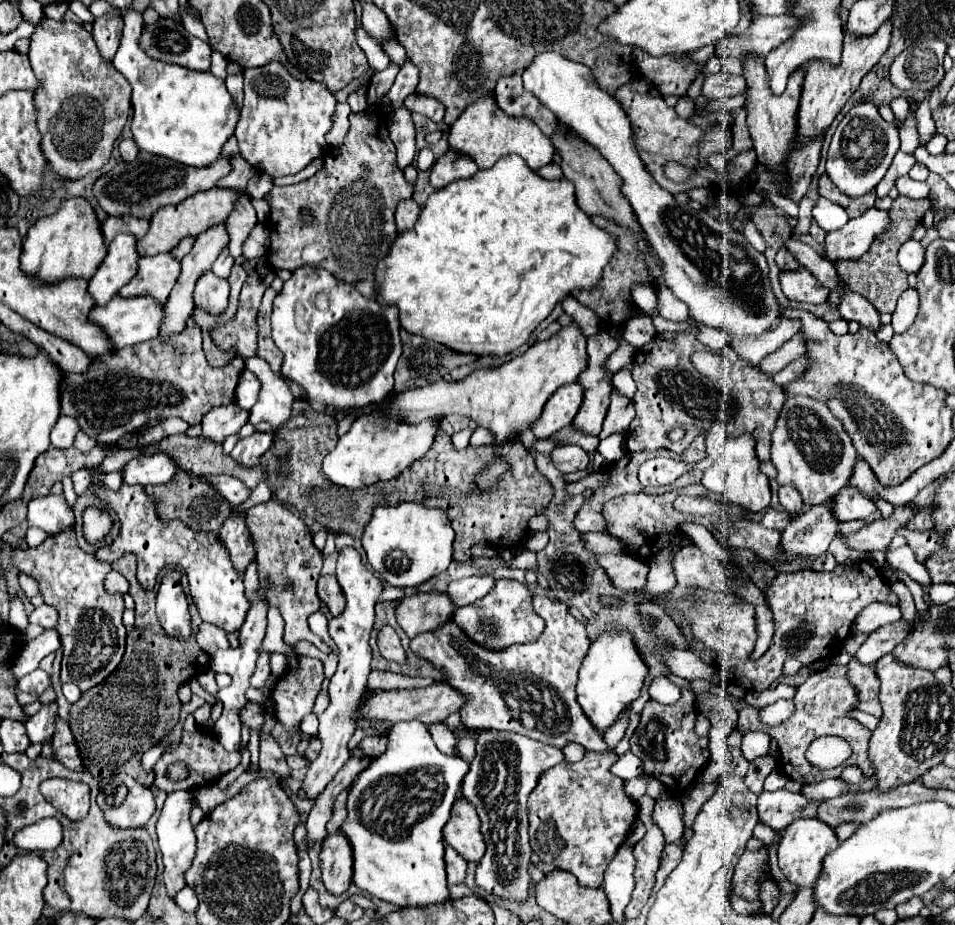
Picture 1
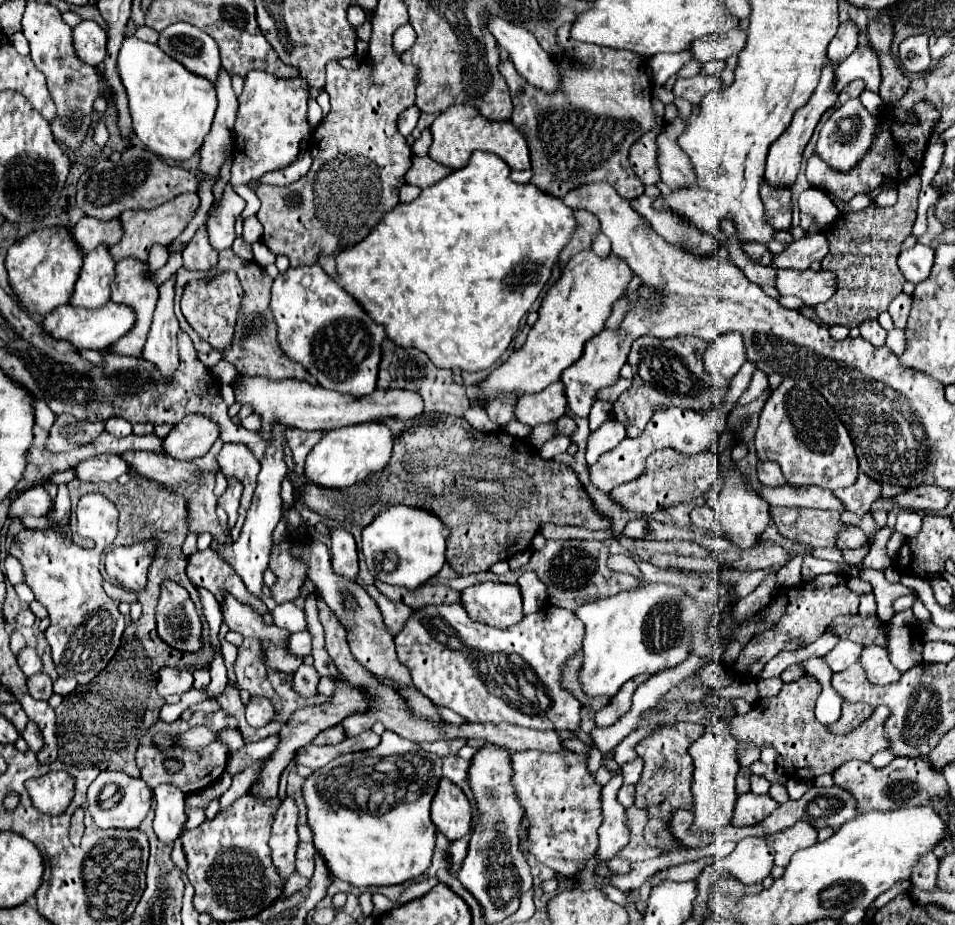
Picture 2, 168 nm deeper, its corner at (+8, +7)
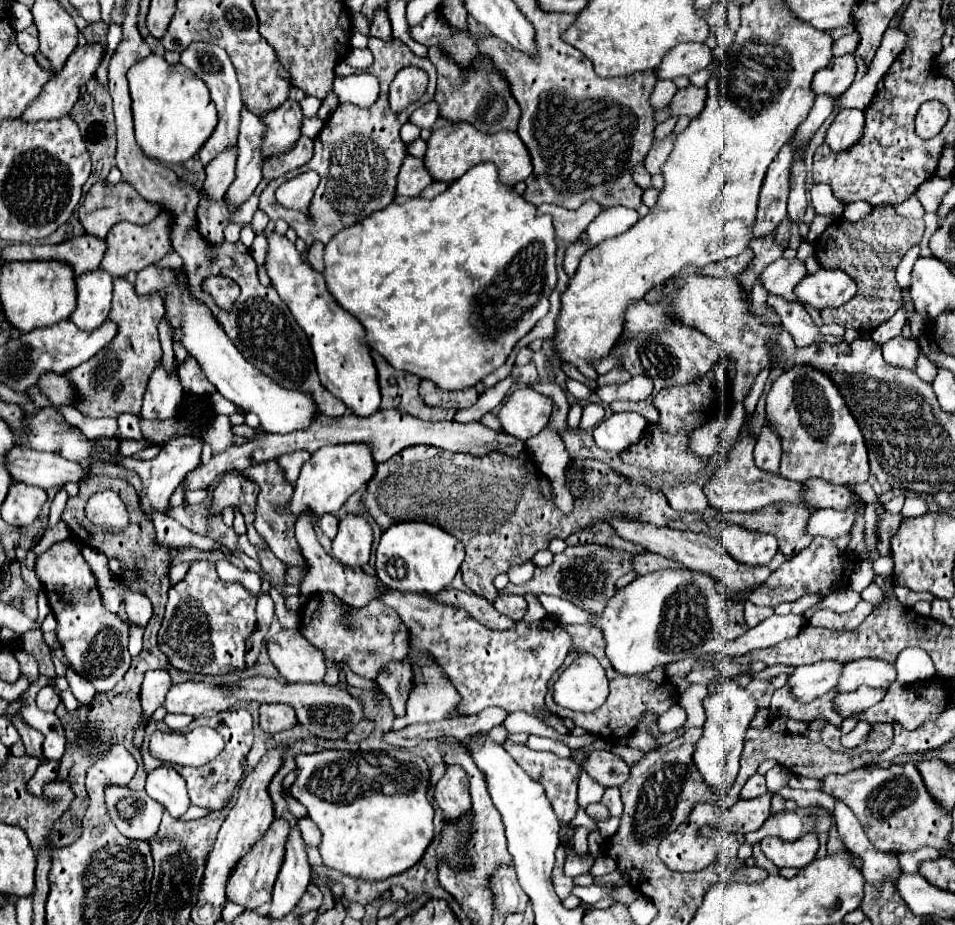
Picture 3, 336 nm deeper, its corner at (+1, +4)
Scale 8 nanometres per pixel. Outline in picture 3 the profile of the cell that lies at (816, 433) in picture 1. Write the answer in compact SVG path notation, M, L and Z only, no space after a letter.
M793 366L785 370L767 392L767 414L783 444L781 476L795 482L807 478L823 478L831 484L867 482L867 444L845 398L825 372L813 366Z

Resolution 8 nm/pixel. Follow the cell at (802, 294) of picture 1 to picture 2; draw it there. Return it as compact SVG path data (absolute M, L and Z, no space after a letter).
M778 269L776 271L776 289L780 295L794 295L806 305L814 307L828 301L836 291L834 273L826 271L796 271L796 269Z

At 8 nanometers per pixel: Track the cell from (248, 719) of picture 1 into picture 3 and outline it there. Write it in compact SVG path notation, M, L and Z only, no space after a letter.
M261 704L259 708L259 724L265 732L281 732L289 730L297 724L295 710L287 704Z

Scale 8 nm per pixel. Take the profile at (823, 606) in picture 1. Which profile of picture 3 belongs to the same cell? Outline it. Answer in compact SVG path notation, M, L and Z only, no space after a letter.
M859 602L851 612L845 614L837 614L831 610L819 610L809 618L811 626L823 626L829 630L853 630L857 628L871 612L871 604L867 602Z

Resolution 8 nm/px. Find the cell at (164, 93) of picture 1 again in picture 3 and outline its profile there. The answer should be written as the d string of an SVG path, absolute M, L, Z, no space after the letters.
M149 54L127 72L135 138L139 148L153 160L181 164L195 156L217 126L217 110L205 82L183 64L167 64L163 56Z

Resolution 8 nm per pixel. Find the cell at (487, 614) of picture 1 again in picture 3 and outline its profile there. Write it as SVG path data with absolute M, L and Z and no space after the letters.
M499 594L497 600L493 602L497 612L509 616L511 620L519 622L527 610L527 602L523 596L513 596L513 594Z

